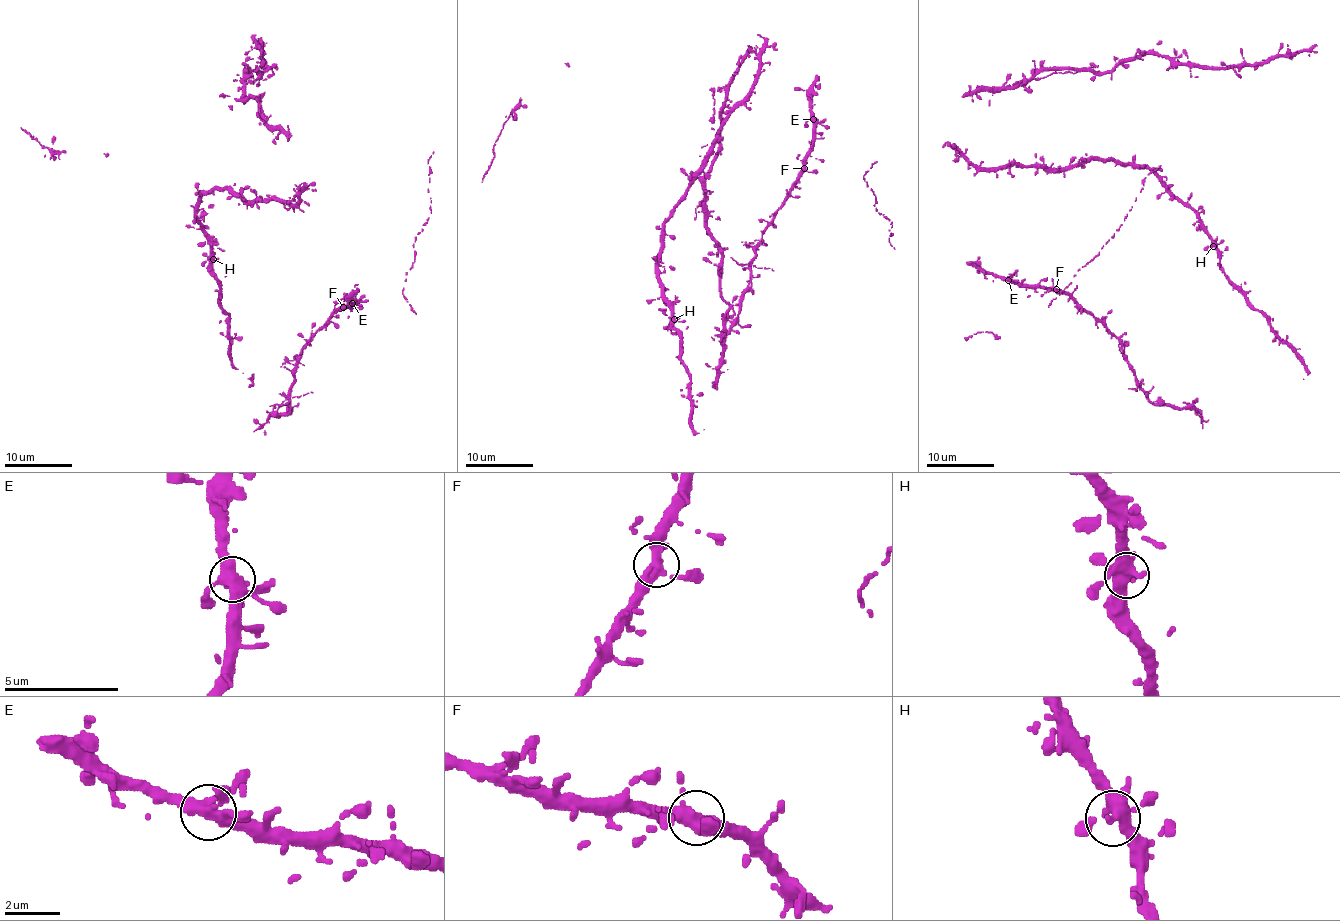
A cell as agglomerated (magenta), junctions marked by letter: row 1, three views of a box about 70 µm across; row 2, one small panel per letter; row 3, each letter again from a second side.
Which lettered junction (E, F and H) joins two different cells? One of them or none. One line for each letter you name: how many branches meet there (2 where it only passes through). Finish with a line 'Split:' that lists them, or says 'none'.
Split: none

